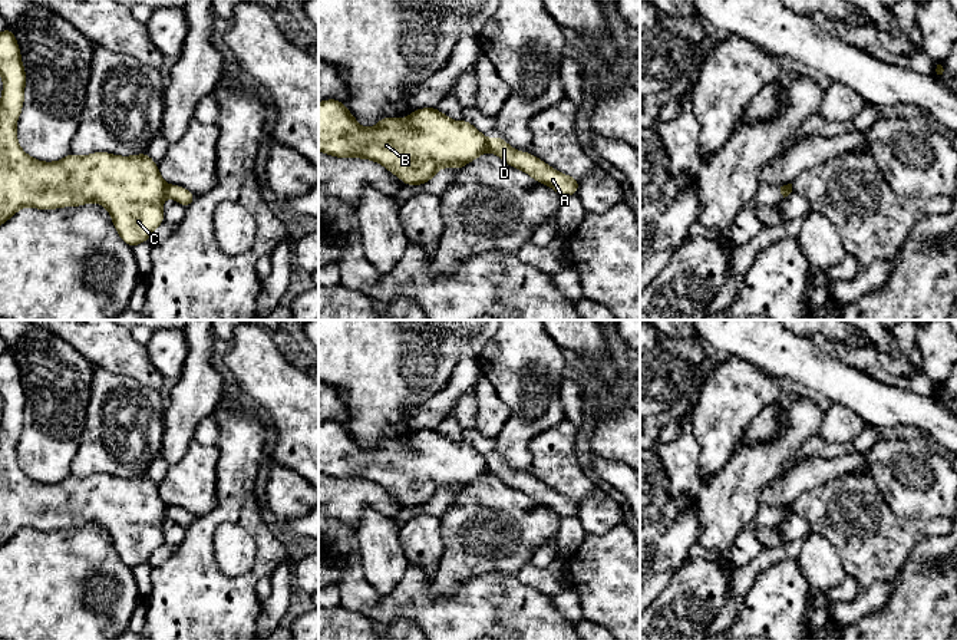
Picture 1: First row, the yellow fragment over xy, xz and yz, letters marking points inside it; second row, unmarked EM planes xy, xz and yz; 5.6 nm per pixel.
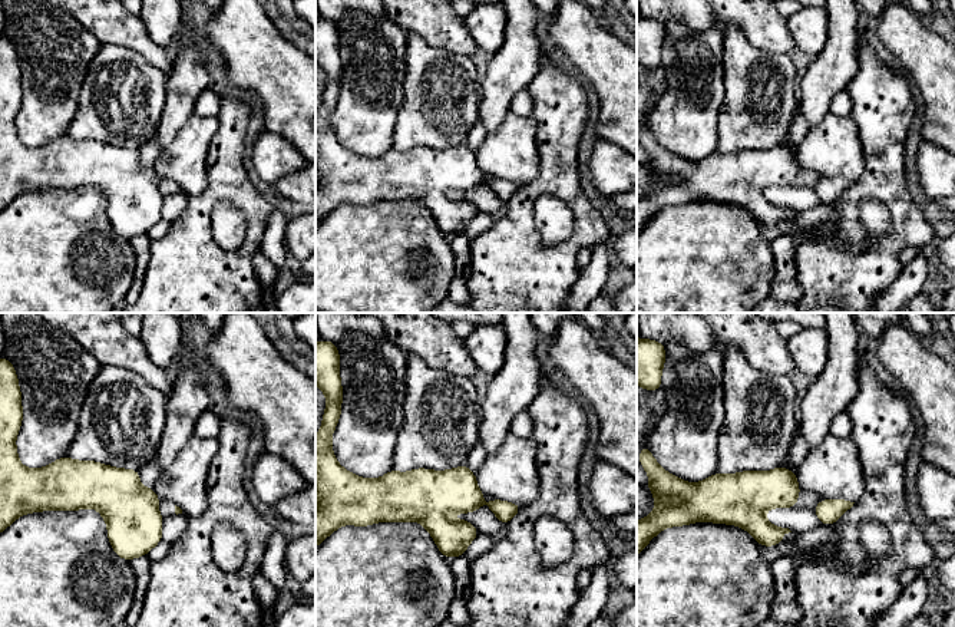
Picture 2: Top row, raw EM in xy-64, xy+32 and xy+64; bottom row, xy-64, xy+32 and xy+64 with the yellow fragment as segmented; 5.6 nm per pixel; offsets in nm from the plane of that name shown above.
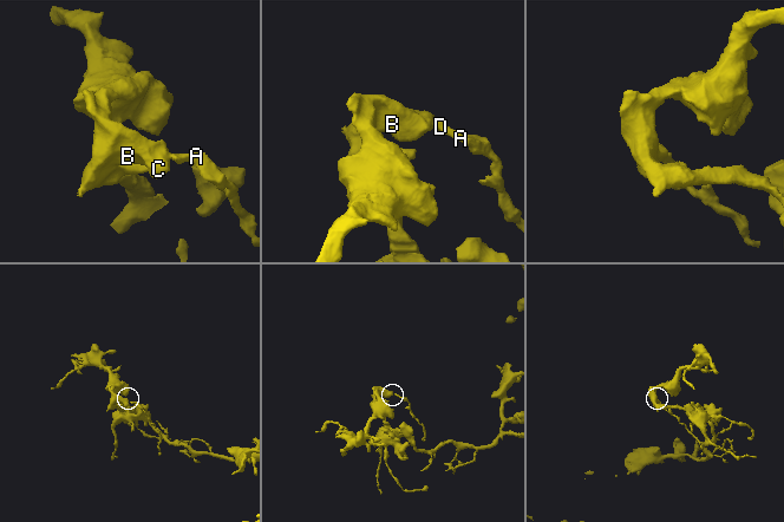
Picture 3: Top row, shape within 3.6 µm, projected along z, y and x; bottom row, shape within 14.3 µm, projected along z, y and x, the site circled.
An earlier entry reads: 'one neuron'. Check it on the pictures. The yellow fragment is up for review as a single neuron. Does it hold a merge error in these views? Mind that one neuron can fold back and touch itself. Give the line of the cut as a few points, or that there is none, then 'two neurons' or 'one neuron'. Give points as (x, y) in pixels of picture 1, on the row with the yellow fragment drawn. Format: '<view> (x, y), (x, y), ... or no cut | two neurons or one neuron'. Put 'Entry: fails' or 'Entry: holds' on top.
Entry: fails
xz (485, 139), (488, 149) | two neurons

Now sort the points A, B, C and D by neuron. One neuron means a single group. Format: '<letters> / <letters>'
A D / B C

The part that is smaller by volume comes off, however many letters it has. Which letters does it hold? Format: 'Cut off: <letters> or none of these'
Cut off: A, D

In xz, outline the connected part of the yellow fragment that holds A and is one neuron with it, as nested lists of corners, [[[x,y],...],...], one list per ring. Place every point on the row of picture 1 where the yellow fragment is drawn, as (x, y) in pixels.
[[[502,136],[486,139],[488,151],[496,154],[508,165],[529,174],[535,181],[555,189],[561,197],[577,195],[578,179],[564,175],[532,154],[511,148]]]

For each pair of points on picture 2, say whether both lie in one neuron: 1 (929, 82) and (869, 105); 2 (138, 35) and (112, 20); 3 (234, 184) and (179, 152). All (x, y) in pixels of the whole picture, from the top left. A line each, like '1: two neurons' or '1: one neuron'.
1: two neurons
2: one neuron
3: two neurons

